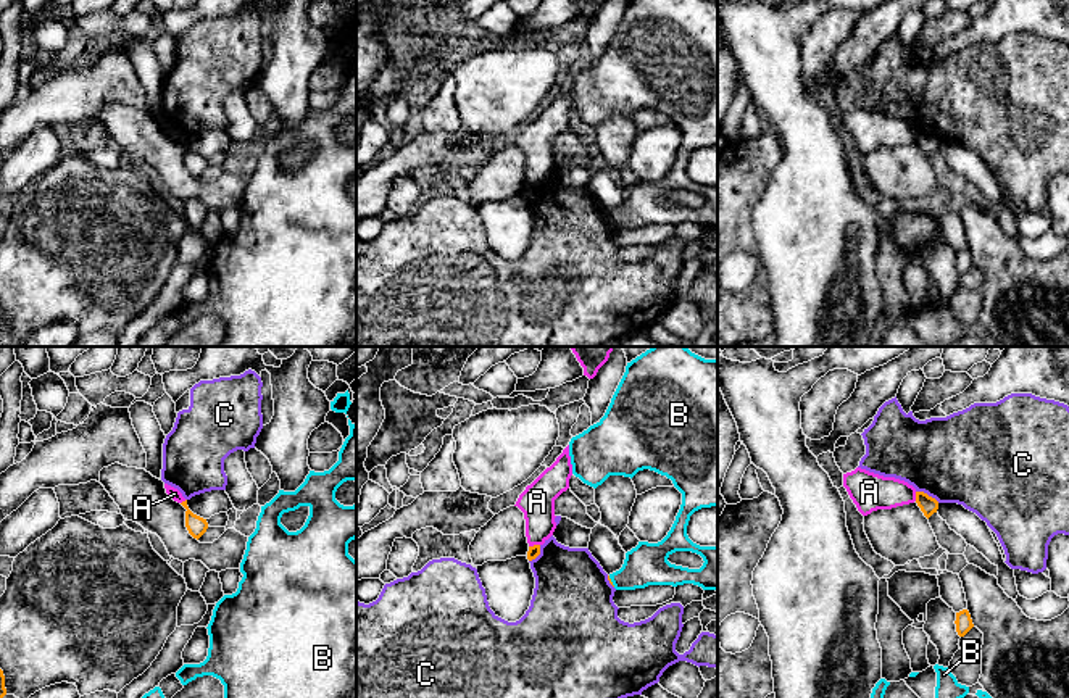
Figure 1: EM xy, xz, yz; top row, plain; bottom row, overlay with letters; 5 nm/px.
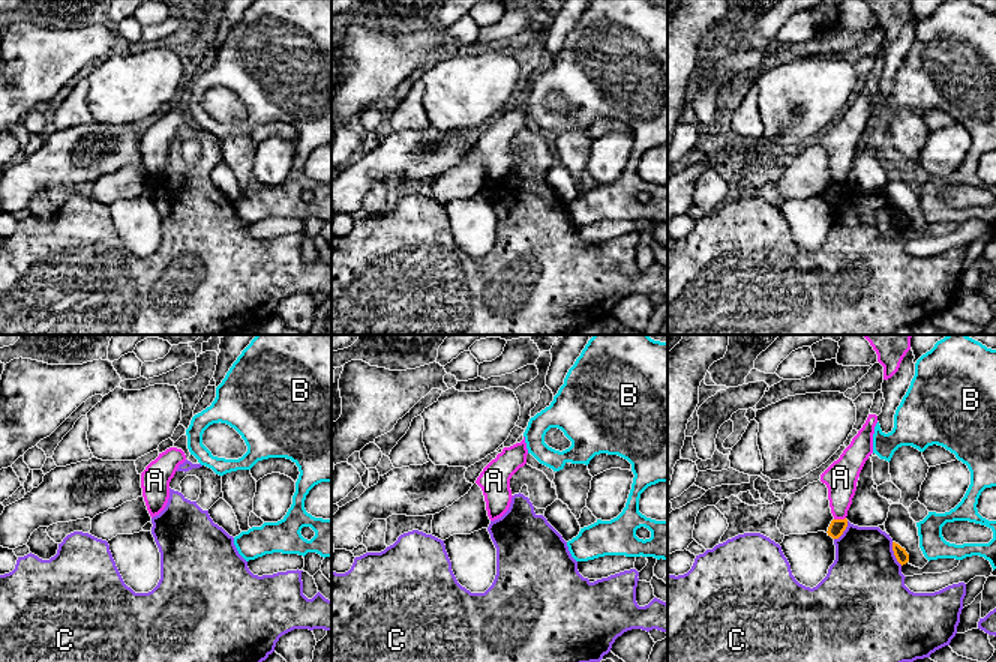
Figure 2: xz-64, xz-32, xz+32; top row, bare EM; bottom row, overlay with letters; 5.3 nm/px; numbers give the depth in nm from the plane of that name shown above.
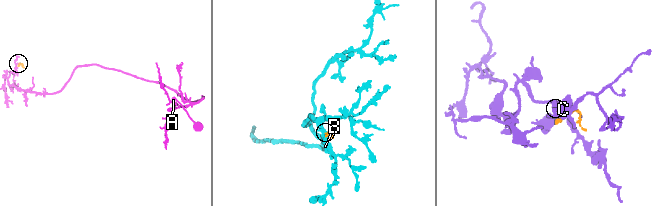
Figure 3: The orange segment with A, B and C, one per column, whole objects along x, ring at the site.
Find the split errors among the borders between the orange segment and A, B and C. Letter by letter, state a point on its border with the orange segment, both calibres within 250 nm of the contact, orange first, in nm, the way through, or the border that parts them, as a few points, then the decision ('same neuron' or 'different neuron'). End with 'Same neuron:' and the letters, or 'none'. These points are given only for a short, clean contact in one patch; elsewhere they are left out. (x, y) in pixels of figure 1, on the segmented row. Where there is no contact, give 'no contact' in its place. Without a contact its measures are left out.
A: contact xz (534, 545); calibres 60 and 180 nm; border xz (539, 544), (529, 547); different neuron
B: contact xz (610, 581); calibres 20 and 200 nm; different neuron
C: contact yz (926, 494); calibres 90 and 440 nm; different neuron
Same neuron: none

